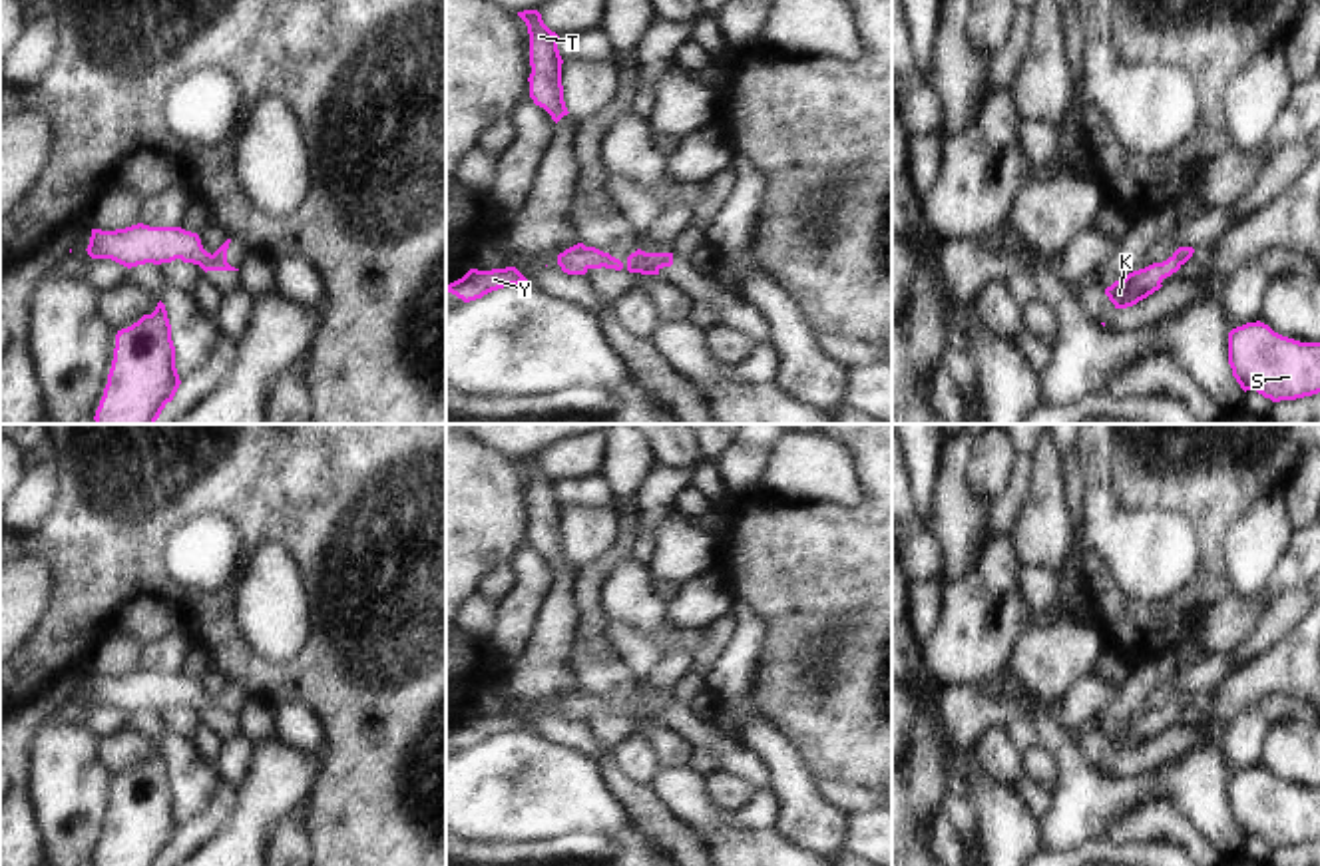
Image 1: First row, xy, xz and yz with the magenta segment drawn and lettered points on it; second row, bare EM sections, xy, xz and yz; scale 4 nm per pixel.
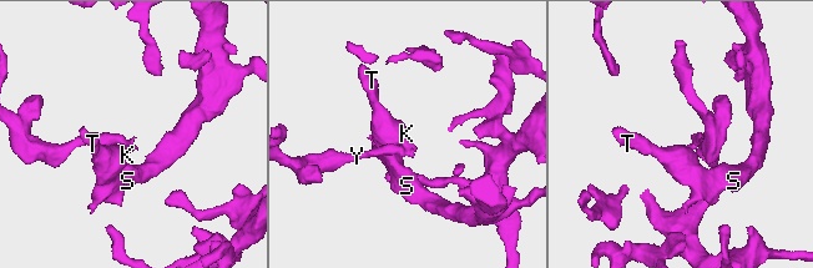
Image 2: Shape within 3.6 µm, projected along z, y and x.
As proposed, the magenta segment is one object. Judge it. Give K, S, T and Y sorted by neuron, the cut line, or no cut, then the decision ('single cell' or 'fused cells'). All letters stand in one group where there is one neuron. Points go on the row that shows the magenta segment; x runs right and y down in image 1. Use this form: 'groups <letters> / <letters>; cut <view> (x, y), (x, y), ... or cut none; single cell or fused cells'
groups K S T / Y; cut xy (200, 263), (218, 259), (227, 265); fused cells

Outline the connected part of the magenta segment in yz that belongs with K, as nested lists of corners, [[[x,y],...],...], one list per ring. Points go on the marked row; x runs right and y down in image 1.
[[[1169,257],[1163,263],[1153,263],[1145,269],[1129,273],[1123,281],[1115,281],[1105,289],[1105,295],[1115,309],[1127,309],[1159,291],[1163,281],[1177,273],[1181,263]]]

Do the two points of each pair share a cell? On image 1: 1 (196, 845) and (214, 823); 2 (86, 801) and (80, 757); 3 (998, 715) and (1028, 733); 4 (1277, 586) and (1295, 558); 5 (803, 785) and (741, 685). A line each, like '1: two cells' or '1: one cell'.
1: one cell
2: one cell
3: two cells
4: one cell
5: one cell

